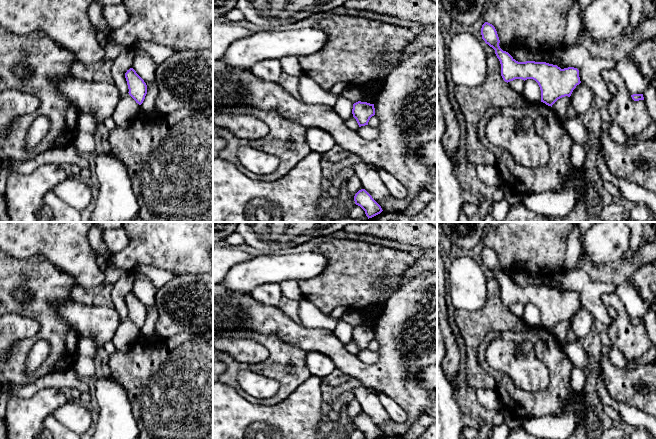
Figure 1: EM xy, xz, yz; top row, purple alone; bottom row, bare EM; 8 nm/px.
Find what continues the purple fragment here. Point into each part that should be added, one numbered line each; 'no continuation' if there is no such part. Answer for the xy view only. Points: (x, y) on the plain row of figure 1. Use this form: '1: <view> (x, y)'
no continuation

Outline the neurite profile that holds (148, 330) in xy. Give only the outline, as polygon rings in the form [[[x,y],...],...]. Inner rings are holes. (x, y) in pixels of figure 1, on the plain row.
[[[151,307],[147,311],[147,318],[143,327],[140,329],[140,338],[147,339],[155,335],[155,323],[158,318],[158,310],[156,307]]]

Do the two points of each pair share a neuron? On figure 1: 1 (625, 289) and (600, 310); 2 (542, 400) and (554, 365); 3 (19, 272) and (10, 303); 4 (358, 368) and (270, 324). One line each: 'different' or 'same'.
1: different
2: same
3: same
4: same

